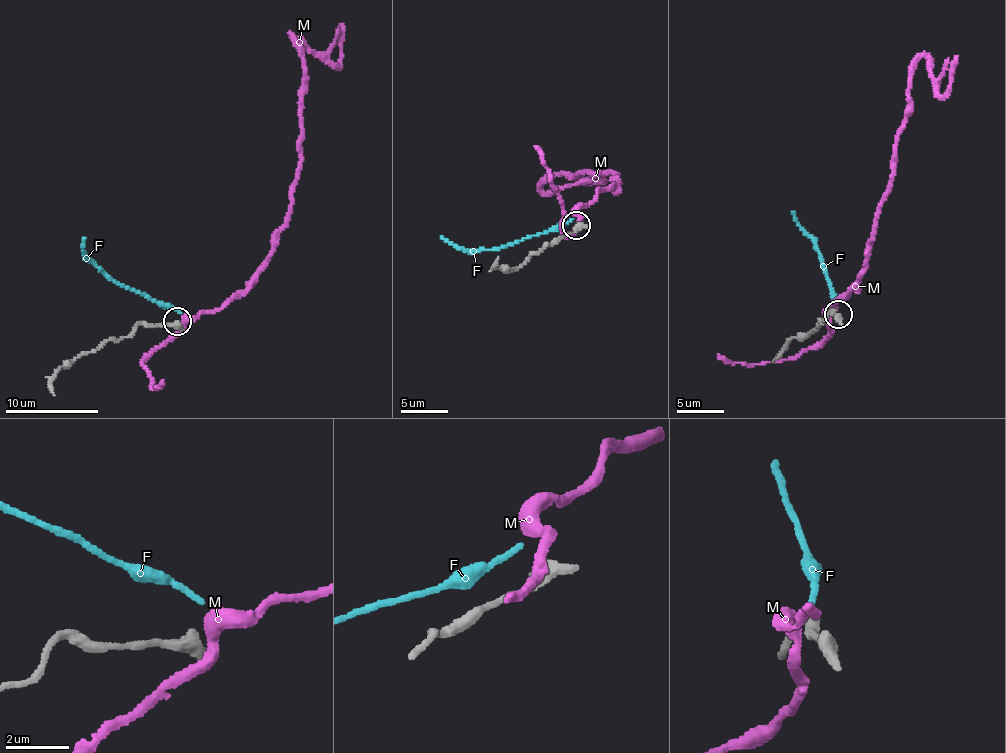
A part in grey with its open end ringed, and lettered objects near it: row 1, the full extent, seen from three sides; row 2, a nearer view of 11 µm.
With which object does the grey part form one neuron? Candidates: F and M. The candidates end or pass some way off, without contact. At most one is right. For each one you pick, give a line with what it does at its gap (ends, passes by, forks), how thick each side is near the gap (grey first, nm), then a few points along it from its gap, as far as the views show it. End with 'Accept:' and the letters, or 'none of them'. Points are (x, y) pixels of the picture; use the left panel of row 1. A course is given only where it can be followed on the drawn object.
Accept: none of them

